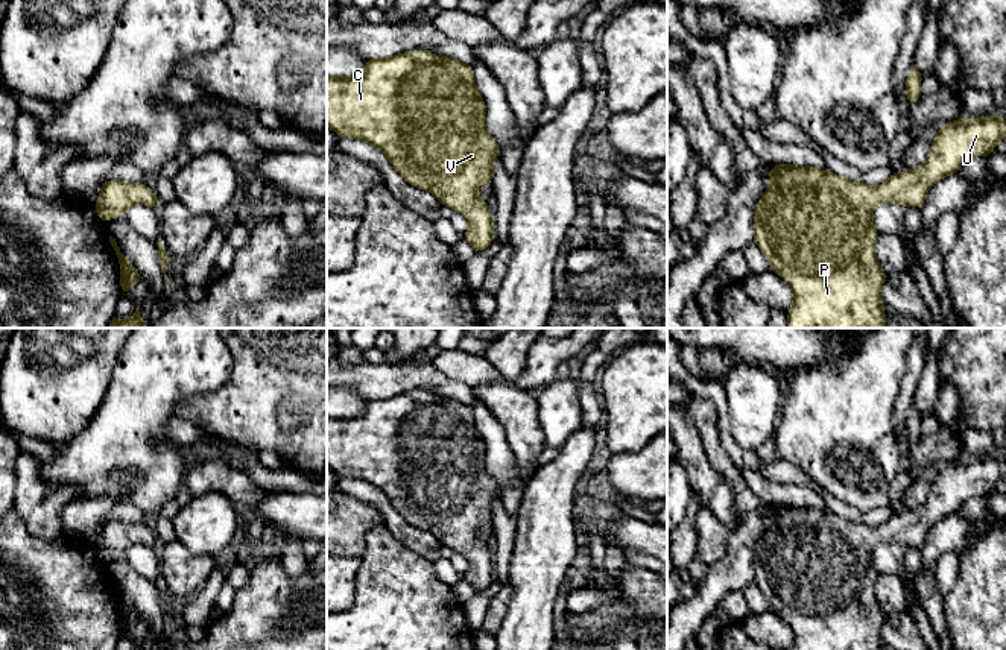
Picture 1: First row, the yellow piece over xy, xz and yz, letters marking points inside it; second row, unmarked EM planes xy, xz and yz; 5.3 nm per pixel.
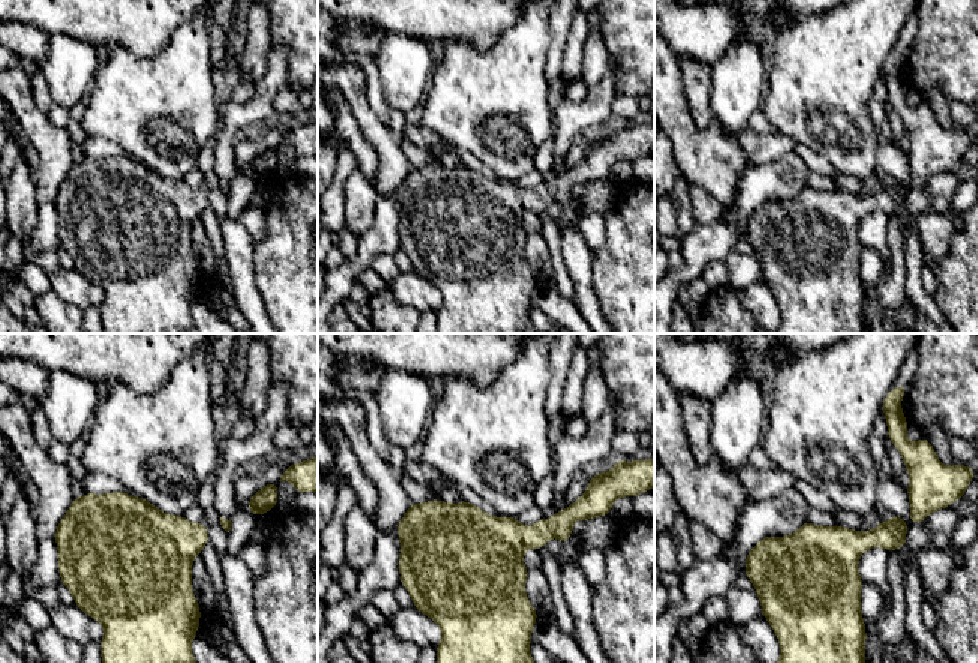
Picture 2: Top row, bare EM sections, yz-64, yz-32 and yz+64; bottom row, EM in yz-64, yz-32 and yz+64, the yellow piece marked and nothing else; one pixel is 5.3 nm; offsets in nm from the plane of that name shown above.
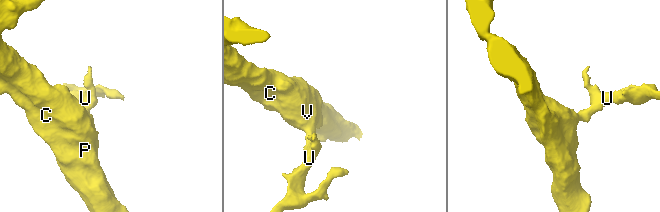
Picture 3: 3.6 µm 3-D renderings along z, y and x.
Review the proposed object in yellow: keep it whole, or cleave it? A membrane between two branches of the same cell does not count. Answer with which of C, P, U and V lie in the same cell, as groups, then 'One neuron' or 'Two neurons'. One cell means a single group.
Groups: C P U V. One neuron

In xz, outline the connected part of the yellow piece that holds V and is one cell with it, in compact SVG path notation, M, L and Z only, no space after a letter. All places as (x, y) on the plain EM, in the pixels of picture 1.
M421 389L368 399L357 416L327 416L327 466L339 477L375 486L406 522L465 554L468 570L463 579L476 592L494 580L494 554L477 533L485 524L492 524L492 504L500 497L485 468L485 454L473 407Z

